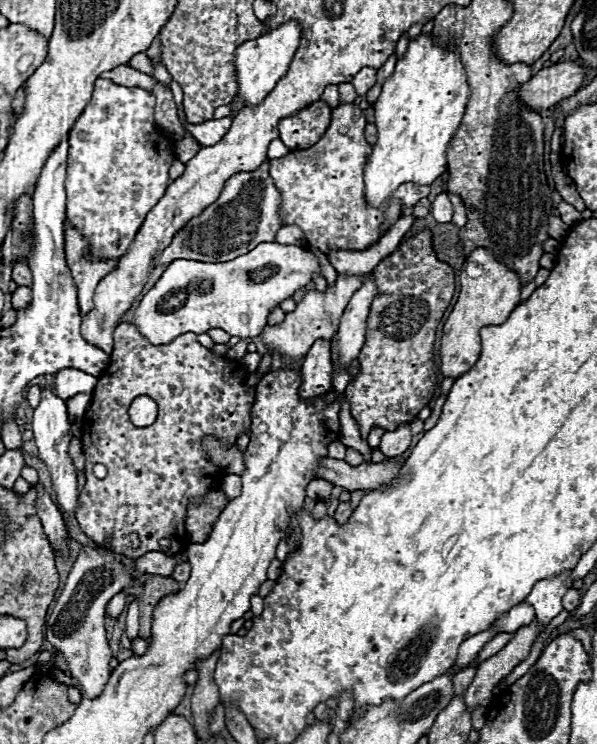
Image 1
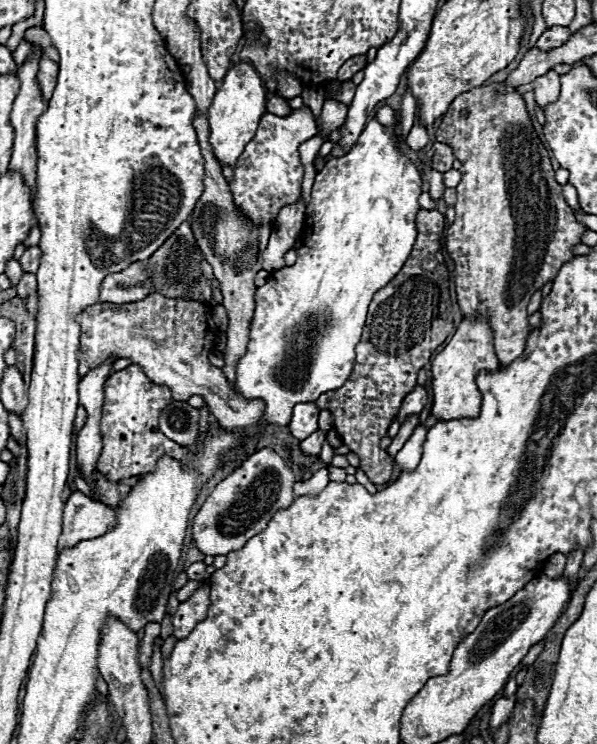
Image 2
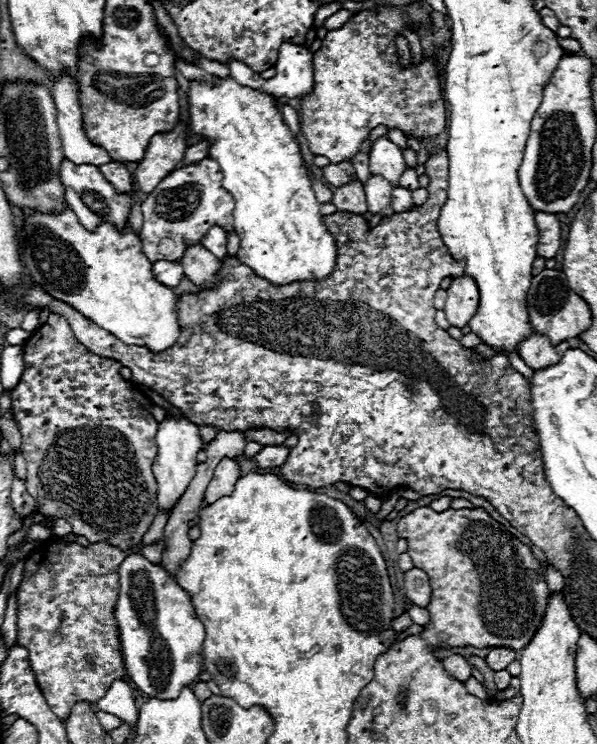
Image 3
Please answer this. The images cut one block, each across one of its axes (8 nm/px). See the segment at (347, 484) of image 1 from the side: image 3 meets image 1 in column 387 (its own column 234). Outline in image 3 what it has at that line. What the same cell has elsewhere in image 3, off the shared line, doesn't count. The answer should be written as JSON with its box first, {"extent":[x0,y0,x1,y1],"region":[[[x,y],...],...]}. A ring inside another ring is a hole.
{"extent":[204,458,240,504],"region":[[[230,458],[220,460],[220,464],[218,464],[216,470],[214,470],[214,478],[210,480],[210,484],[208,484],[206,492],[204,492],[204,500],[206,500],[208,504],[212,504],[212,502],[218,500],[220,496],[232,494],[234,484],[236,484],[238,478],[240,478],[238,462],[230,460]]]}

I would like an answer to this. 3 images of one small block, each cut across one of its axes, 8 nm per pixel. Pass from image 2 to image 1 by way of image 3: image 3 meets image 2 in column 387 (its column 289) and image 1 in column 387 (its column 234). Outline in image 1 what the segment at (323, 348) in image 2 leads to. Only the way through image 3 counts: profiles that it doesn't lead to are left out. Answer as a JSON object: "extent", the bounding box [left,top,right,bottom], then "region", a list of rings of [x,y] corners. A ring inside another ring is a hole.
{"extent":[364,36,470,236],"region":[[[418,36],[414,42],[410,42],[404,58],[398,60],[396,70],[392,78],[382,86],[382,92],[378,100],[374,102],[374,114],[376,114],[376,130],[378,140],[372,146],[372,154],[366,156],[364,164],[364,200],[368,206],[384,208],[384,222],[382,222],[382,236],[398,222],[402,216],[402,204],[394,198],[394,192],[398,186],[412,182],[412,184],[432,184],[442,172],[446,172],[446,148],[450,140],[454,138],[454,132],[458,130],[458,124],[464,116],[466,102],[468,102],[470,88],[466,84],[466,74],[460,64],[458,54],[454,48],[442,50],[440,46],[432,44],[432,36]]]}

